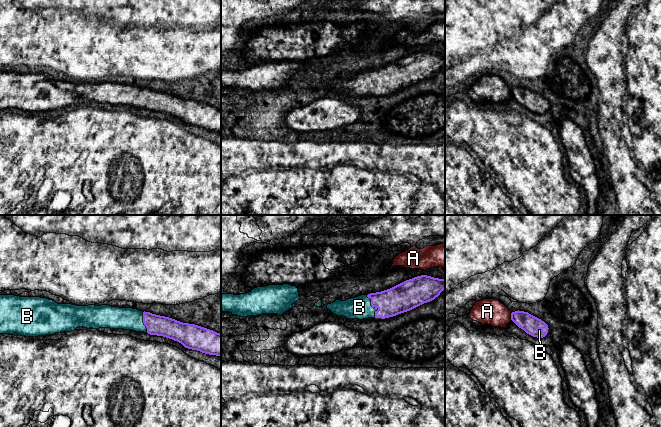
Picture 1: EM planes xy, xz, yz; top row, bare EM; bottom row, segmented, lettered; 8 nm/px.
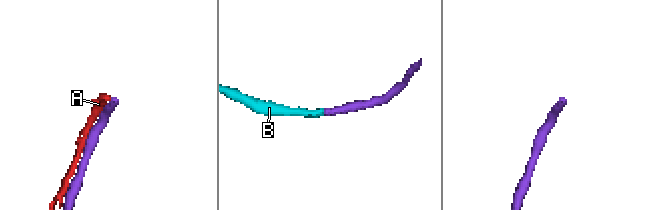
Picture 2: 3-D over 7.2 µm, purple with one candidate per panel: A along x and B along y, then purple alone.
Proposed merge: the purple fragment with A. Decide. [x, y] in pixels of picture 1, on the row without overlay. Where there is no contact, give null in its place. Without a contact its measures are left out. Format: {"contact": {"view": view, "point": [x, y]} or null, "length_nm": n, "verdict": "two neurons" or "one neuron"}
{"contact": {"view": "yz", "point": [511, 92]}, "length_nm": 60, "verdict": "two neurons"}

